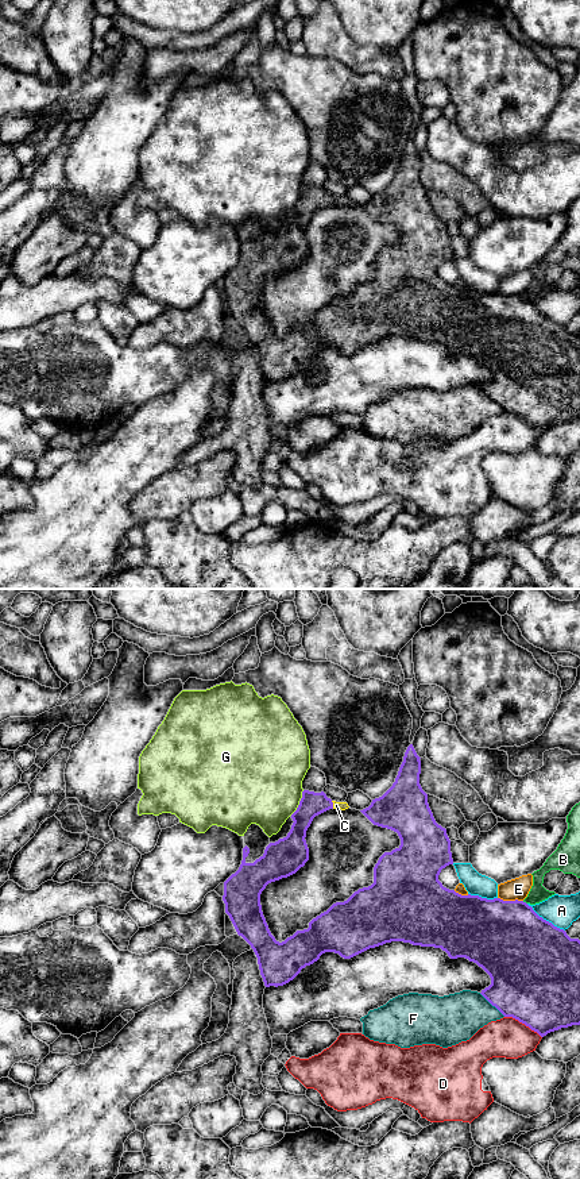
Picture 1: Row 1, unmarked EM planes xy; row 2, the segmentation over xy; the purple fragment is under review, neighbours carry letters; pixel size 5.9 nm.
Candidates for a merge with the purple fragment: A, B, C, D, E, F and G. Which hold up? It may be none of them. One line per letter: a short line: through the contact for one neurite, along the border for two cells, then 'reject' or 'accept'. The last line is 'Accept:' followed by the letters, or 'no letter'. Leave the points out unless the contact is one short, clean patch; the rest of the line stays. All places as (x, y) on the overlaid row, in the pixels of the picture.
A: reject
B: reject
C: line xy (312, 804), (332, 805), (336, 805); accept
D: reject
E: reject
F: reject
G: reject
Accept: C

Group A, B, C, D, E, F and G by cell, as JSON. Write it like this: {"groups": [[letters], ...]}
{"groups": [["A"], ["B"], ["C"], ["D"], ["E"], ["F"], ["G"]]}

